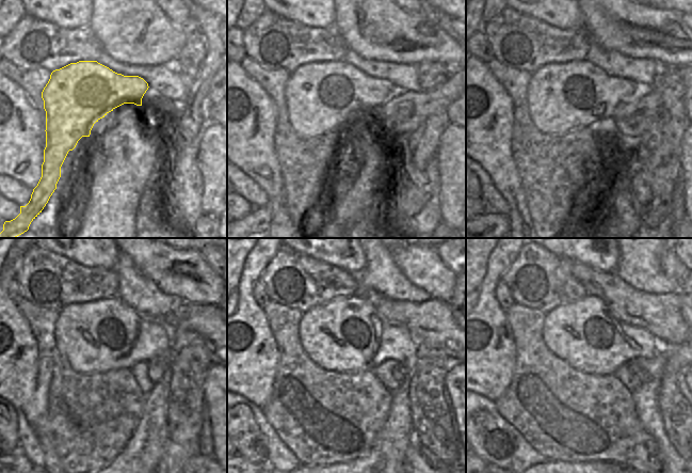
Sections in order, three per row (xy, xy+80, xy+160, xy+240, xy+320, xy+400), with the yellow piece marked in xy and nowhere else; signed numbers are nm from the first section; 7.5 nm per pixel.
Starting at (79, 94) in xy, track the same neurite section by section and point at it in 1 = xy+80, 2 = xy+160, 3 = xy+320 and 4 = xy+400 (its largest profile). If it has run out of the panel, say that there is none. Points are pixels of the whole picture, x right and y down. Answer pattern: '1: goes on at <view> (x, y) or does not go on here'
1: goes on at xy+80 (321, 97)
2: goes on at xy+160 (561, 97)
3: goes on at xy+320 (346, 335)
4: goes on at xy+400 (583, 333)

